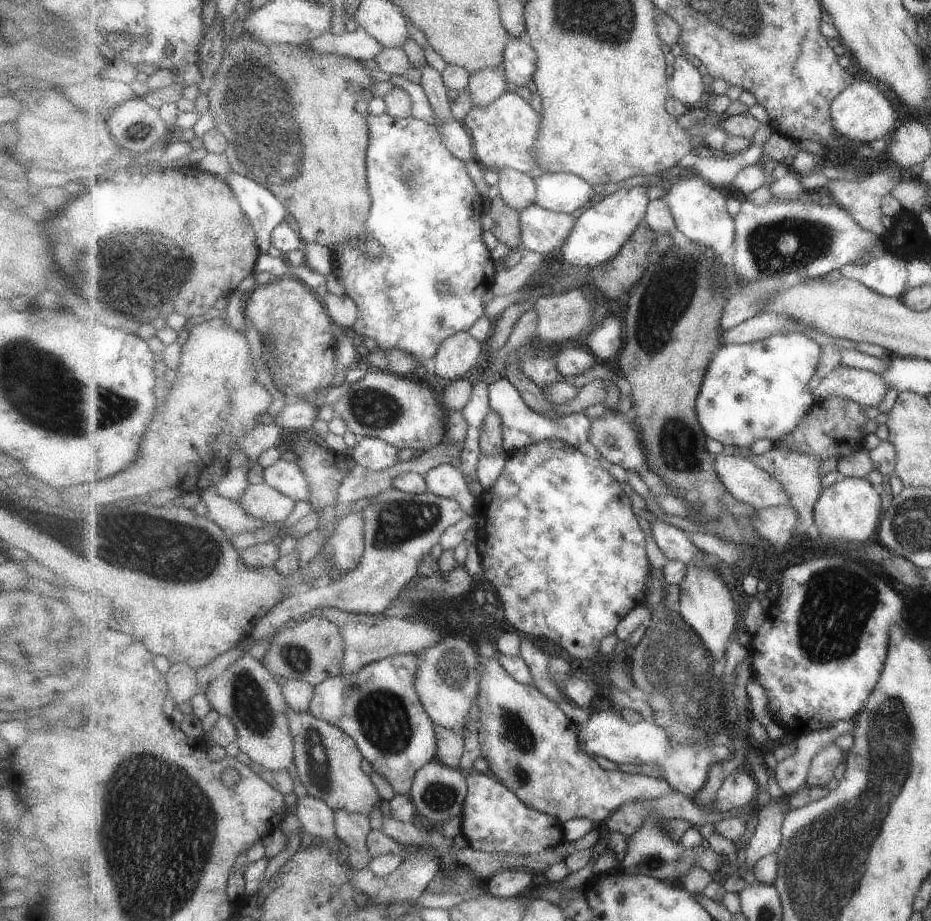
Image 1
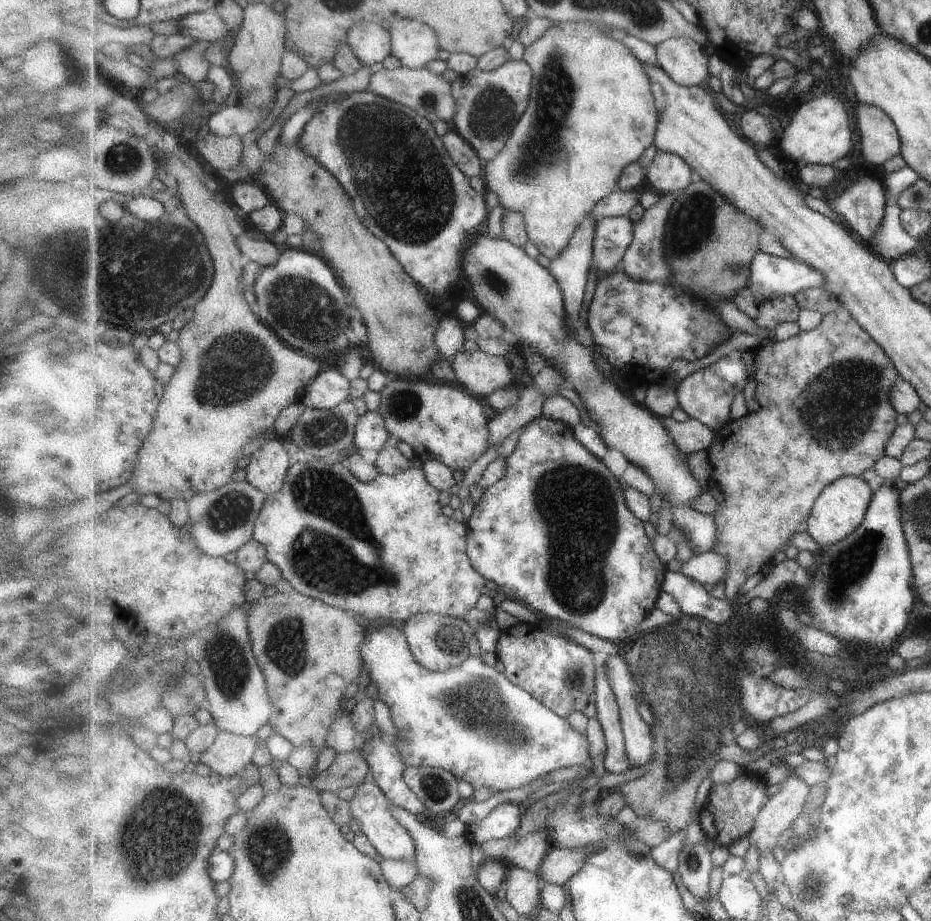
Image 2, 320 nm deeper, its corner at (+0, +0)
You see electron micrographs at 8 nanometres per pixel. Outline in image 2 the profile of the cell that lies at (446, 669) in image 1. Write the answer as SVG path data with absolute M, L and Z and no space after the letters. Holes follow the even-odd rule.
M419 613L404 628L407 642L418 663L432 671L446 671L459 666L469 656L469 642L475 630L465 620L441 613Z

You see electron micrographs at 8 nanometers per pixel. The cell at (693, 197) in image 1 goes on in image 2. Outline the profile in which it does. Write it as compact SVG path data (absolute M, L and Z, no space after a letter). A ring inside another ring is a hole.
M659 151L646 172L647 180L659 195L680 193L691 182L692 166L678 154Z

